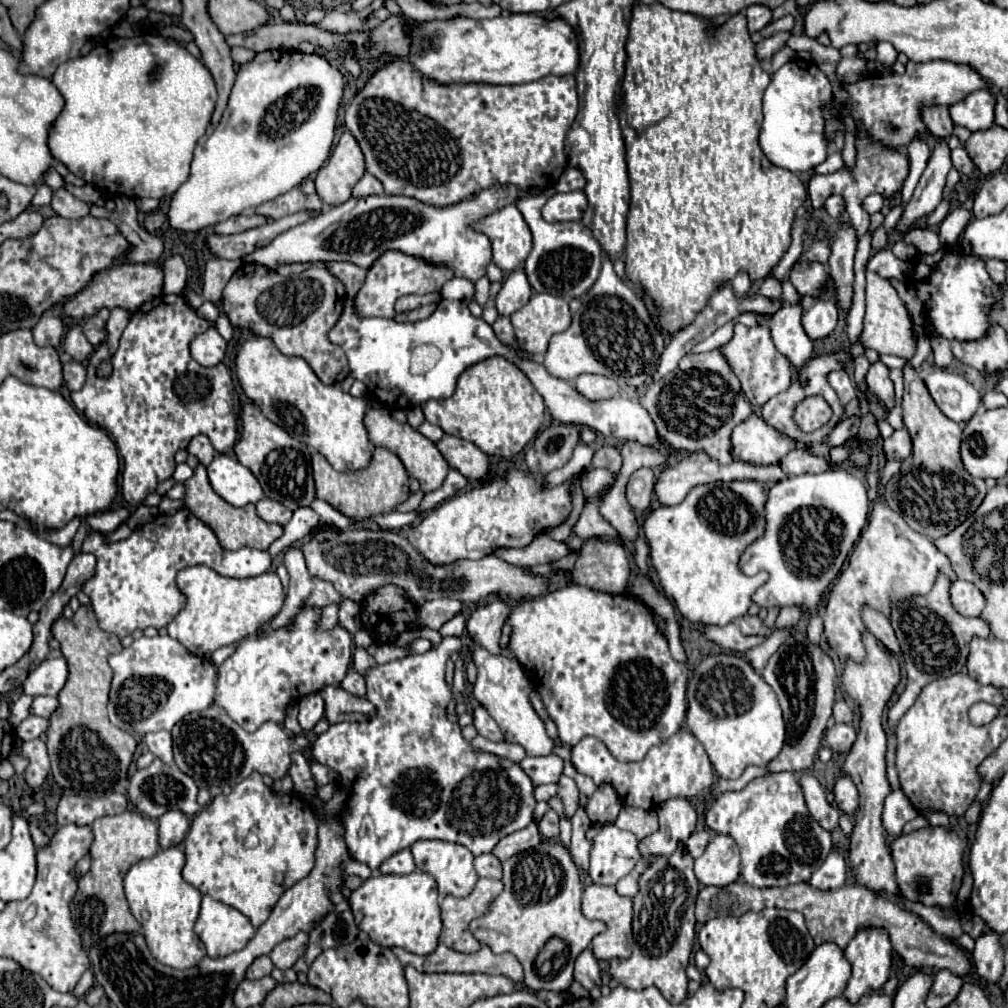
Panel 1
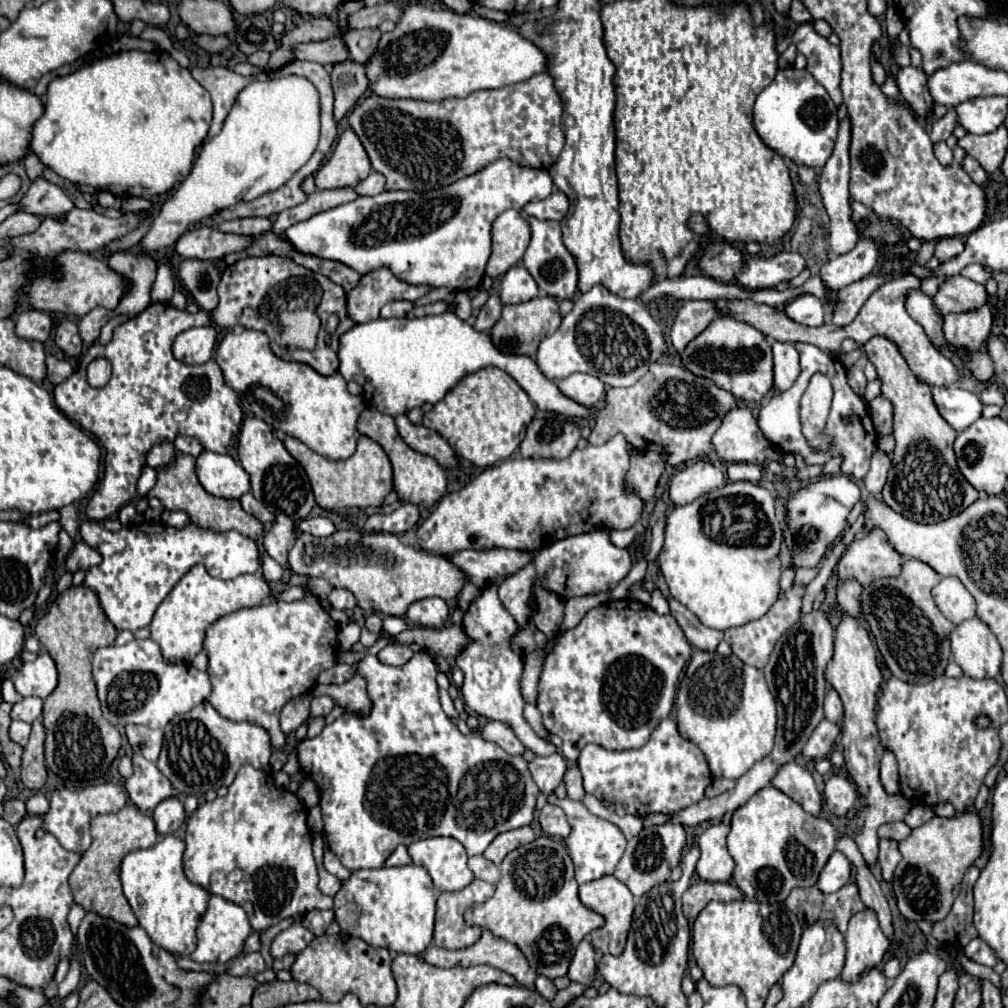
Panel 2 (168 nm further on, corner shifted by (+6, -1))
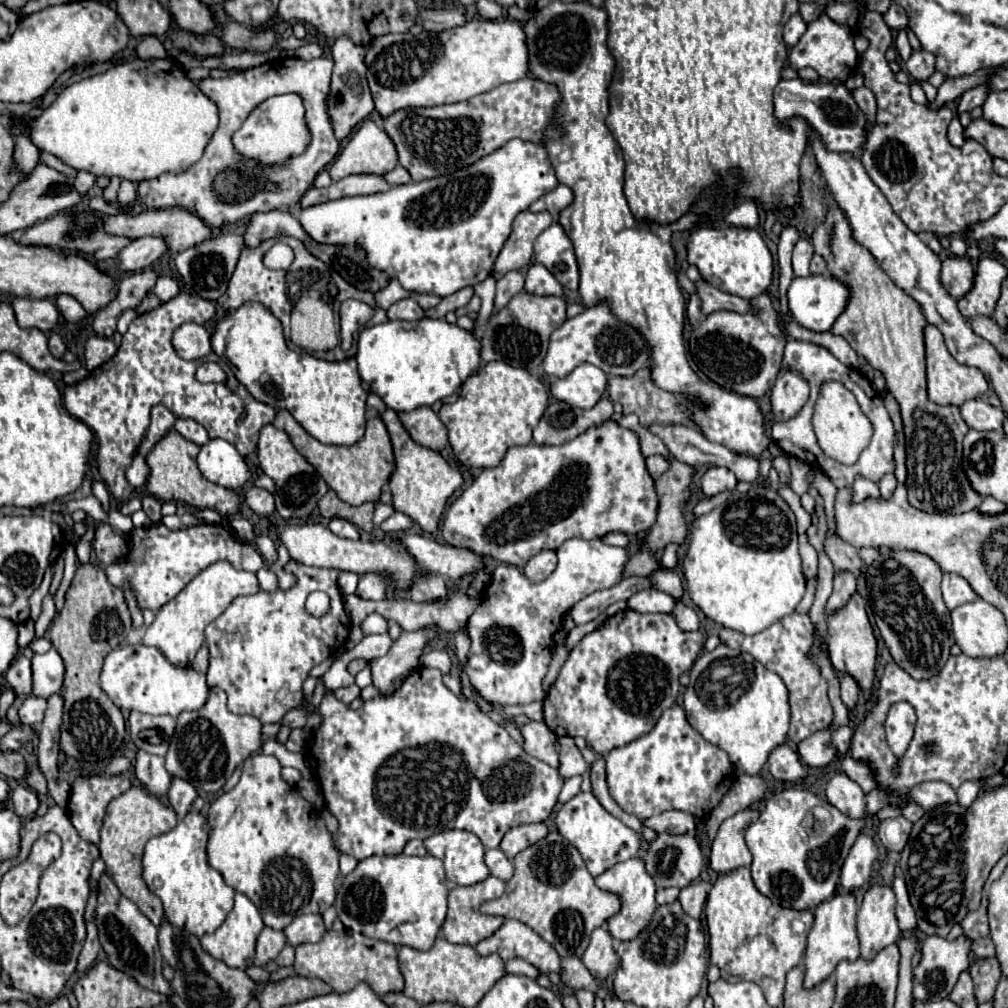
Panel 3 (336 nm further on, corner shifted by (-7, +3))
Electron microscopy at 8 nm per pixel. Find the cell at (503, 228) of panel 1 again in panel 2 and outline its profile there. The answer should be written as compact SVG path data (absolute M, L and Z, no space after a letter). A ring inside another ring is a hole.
M507 209L495 219L491 237L493 237L493 255L489 257L485 273L497 279L523 259L525 253L523 247L527 249L531 231L519 211Z

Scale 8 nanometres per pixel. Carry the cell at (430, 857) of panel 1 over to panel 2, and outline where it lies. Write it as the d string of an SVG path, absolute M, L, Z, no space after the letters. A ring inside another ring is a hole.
M431 837L409 845L415 865L425 867L433 879L433 887L443 891L459 891L475 877L467 867L465 847L451 837Z

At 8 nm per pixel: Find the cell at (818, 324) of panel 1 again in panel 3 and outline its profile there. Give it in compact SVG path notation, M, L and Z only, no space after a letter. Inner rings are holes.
M808 275L808 277L794 277L788 287L788 309L804 329L810 329L814 333L830 331L834 321L840 317L844 307L850 299L850 289L842 281L838 281L832 275Z

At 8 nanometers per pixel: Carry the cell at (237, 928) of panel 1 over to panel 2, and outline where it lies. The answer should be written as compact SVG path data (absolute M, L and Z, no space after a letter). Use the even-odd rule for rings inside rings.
M211 895L207 911L201 917L199 927L197 927L197 949L193 951L191 959L197 963L227 963L239 955L243 941L247 939L247 935L251 931L253 929L249 925L249 919L239 905L229 903L229 901L221 899L219 895Z

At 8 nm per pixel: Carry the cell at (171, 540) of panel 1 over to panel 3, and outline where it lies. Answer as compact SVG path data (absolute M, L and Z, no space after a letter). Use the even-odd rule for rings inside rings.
M160 525L134 529L130 533L130 553L120 563L106 567L106 575L108 581L118 587L122 587L124 581L130 581L136 591L138 605L158 611L164 603L174 599L202 569L216 561L228 561L236 569L252 573L264 567L262 555L256 551L256 547L236 541L232 531L224 525L198 525L178 531L170 531L168 527Z

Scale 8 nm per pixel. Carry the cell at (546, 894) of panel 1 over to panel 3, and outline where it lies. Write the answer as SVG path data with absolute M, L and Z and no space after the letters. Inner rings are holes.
M548 833L542 841L520 851L514 859L514 877L502 897L480 905L480 913L518 919L544 937L560 957L582 957L596 927L620 911L620 897L594 885L580 853L560 833Z

